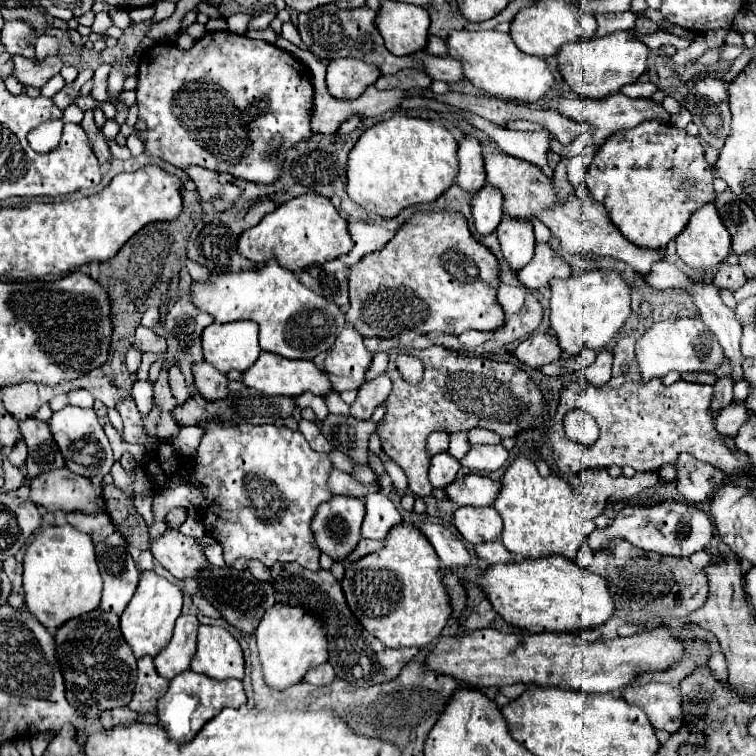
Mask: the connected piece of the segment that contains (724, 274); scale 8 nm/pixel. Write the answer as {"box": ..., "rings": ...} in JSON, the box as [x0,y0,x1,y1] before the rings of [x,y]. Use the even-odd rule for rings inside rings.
{"box":[713,265,745,291],"rings":[[[721,265],[713,277],[713,283],[721,289],[721,287],[727,287],[731,291],[735,291],[737,287],[741,287],[745,283],[745,273],[739,265]]]}

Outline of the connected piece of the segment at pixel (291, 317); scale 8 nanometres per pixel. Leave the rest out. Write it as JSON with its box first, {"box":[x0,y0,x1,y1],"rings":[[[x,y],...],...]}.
{"box":[191,261,345,359],"rings":[[[267,261],[263,269],[259,271],[241,271],[241,273],[223,273],[213,275],[207,283],[193,283],[191,285],[193,301],[199,309],[207,311],[215,317],[217,323],[233,323],[233,321],[255,321],[261,331],[261,349],[269,353],[277,353],[285,359],[313,359],[321,351],[327,351],[335,337],[345,327],[345,315],[341,309],[321,295],[313,293],[305,285],[299,283],[295,273],[283,269],[277,261]]]}

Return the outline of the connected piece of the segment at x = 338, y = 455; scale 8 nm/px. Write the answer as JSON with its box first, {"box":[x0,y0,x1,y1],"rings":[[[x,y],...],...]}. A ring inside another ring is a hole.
{"box":[329,449,355,473],"rings":[[[333,449],[331,453],[329,453],[329,459],[331,459],[331,463],[335,465],[335,469],[339,469],[339,471],[345,471],[345,473],[353,473],[353,467],[355,467],[355,463],[345,455],[345,453],[341,453],[341,451],[337,451],[337,449]]]}

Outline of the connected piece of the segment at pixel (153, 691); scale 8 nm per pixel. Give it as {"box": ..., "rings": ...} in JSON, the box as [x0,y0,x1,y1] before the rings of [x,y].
{"box":[129,657,169,715],"rings":[[[141,657],[137,665],[139,665],[139,675],[137,675],[133,701],[129,703],[129,707],[141,715],[155,713],[157,699],[165,695],[169,681],[157,673],[151,657]]]}

